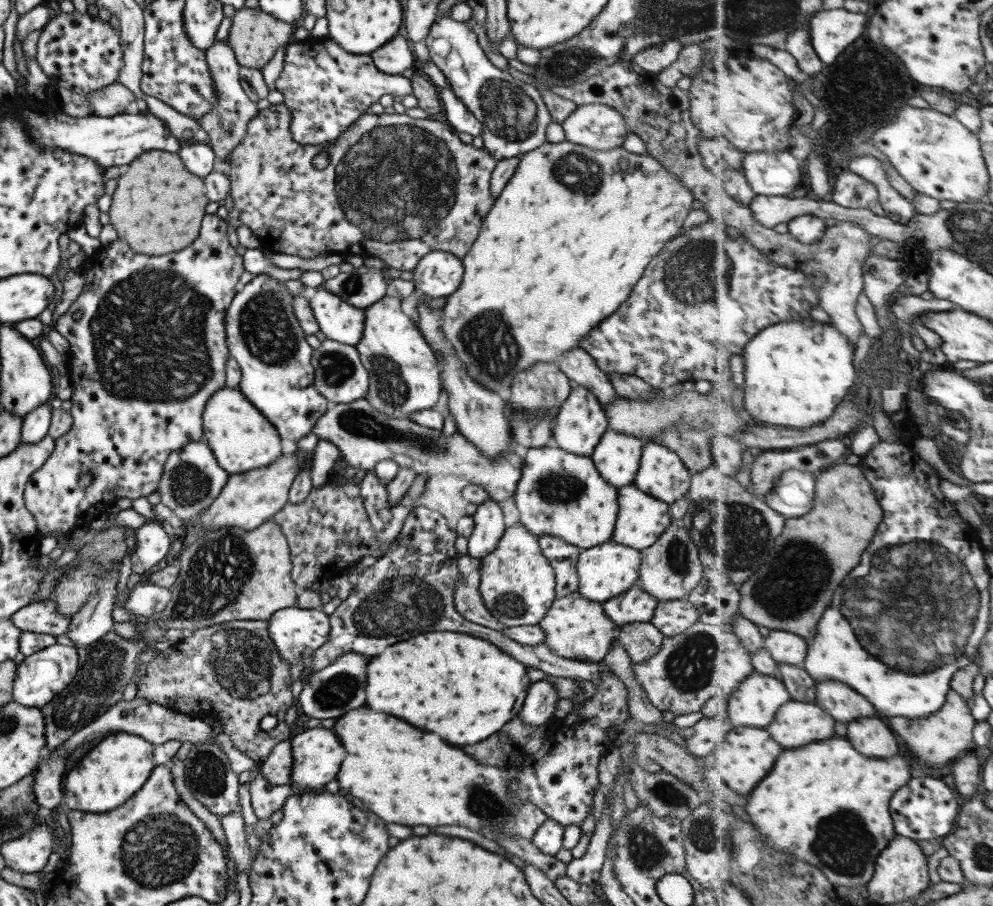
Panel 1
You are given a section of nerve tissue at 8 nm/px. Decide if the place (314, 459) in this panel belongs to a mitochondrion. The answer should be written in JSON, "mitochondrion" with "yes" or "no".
{"mitochondrion":"no"}

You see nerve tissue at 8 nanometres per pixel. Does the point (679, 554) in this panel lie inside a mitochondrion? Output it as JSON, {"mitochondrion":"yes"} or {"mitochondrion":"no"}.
{"mitochondrion":"yes"}

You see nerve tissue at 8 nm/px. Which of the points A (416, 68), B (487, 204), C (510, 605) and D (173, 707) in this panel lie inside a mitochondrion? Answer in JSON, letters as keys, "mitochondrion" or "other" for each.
{"A":"other","B":"other","C":"mitochondrion","D":"other"}

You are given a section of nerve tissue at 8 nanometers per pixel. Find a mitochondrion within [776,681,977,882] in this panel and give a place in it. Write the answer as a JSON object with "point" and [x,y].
{"point":[842,842]}

